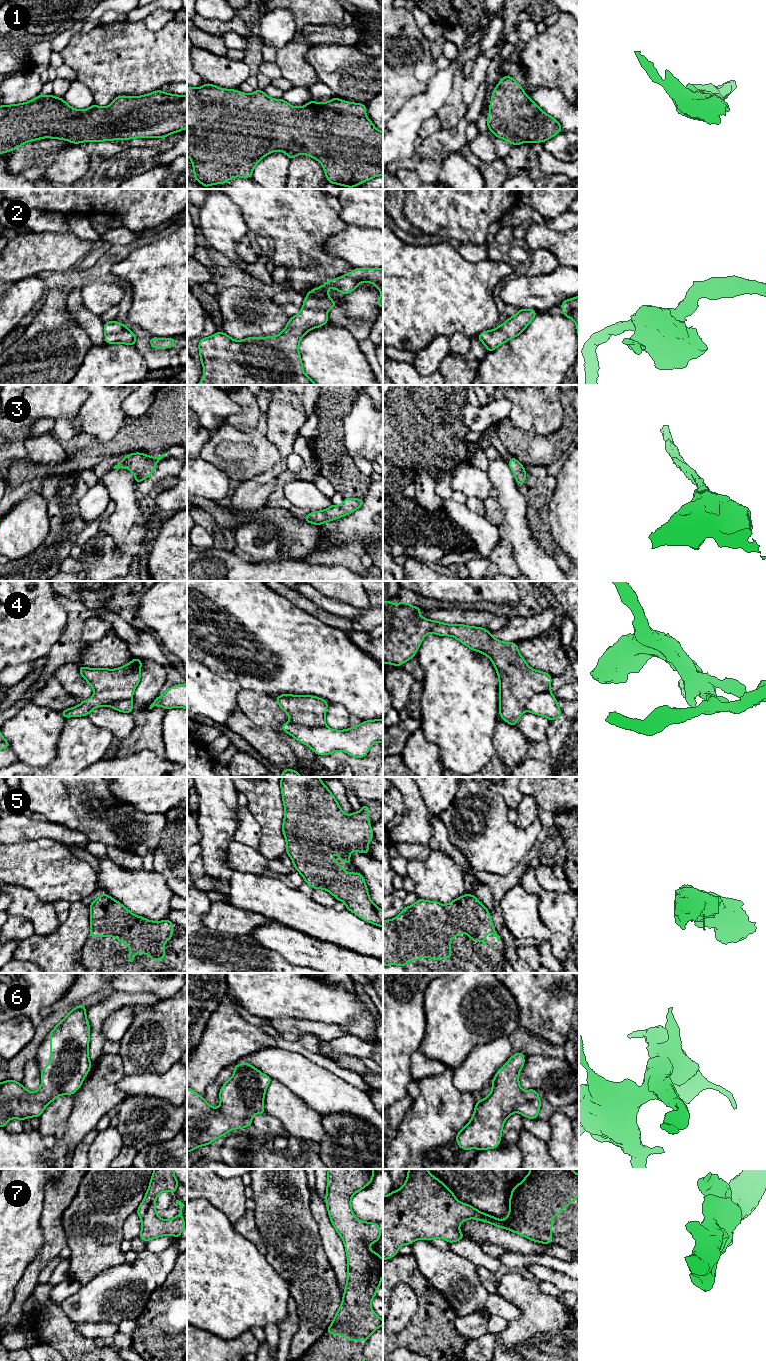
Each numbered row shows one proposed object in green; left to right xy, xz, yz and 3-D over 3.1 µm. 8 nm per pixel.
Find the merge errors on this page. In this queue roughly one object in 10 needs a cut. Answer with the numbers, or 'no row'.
4

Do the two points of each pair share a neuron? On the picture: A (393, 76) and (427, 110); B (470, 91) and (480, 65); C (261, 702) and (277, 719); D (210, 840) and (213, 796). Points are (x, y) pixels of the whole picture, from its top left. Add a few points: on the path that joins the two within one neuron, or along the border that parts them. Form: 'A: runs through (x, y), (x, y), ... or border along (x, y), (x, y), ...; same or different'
A: border along (430, 80), (423, 92), (411, 97), (396, 112); different
B: runs through (471, 85), (479, 71); same
C: runs through (264, 706), (273, 715); same
D: runs through (213, 829), (213, 807); same

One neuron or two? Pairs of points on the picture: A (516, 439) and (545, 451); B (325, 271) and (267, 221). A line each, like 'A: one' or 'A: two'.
A: one
B: one

